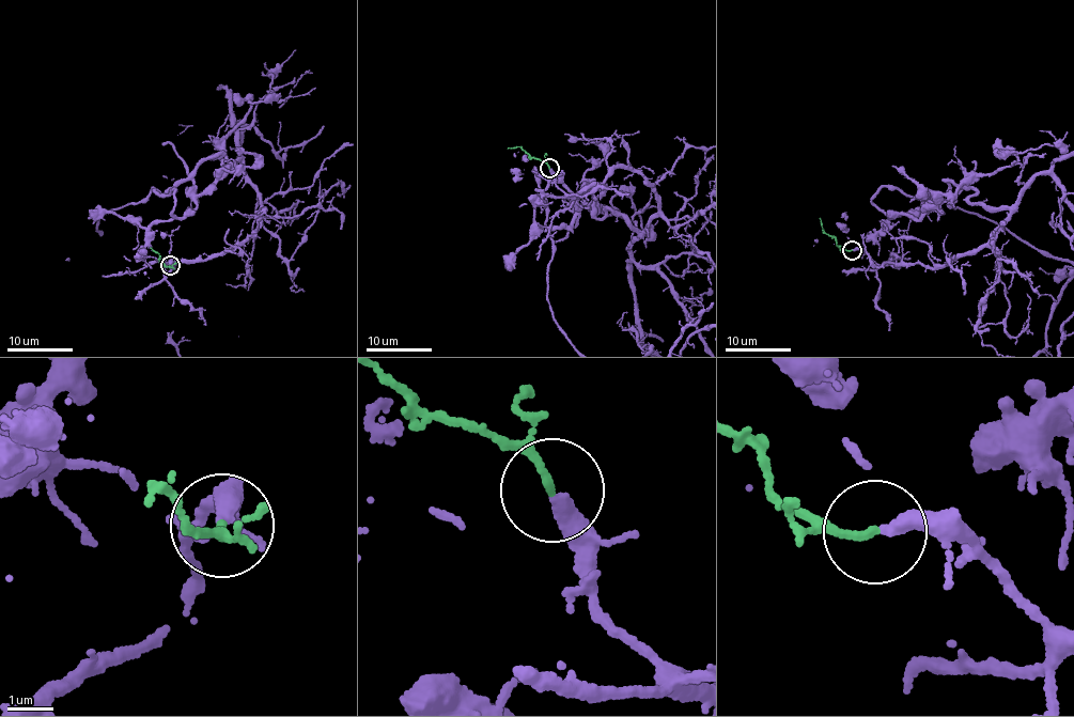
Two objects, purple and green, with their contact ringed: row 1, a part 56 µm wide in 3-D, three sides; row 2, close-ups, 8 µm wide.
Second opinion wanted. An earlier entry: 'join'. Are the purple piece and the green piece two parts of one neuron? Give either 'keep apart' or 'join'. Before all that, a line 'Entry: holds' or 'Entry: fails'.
Entry: holds
join

